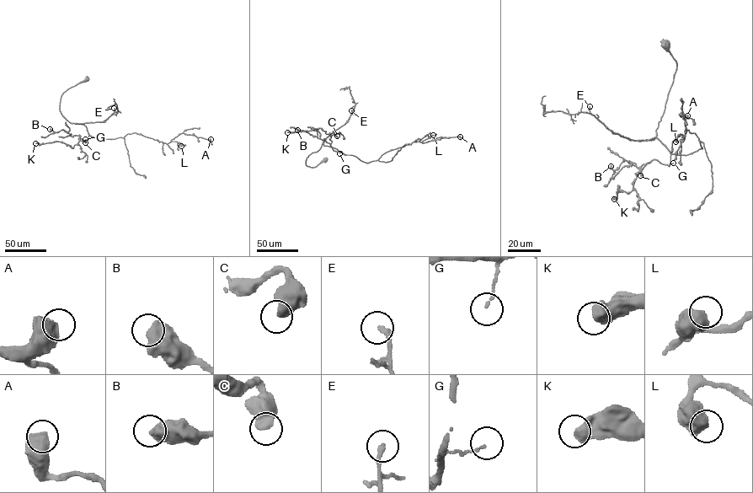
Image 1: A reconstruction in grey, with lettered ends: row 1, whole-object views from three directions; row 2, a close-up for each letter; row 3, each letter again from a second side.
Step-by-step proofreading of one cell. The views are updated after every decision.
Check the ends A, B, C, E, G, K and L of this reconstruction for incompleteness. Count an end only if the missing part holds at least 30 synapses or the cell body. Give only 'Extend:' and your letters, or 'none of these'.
Extend: none of these

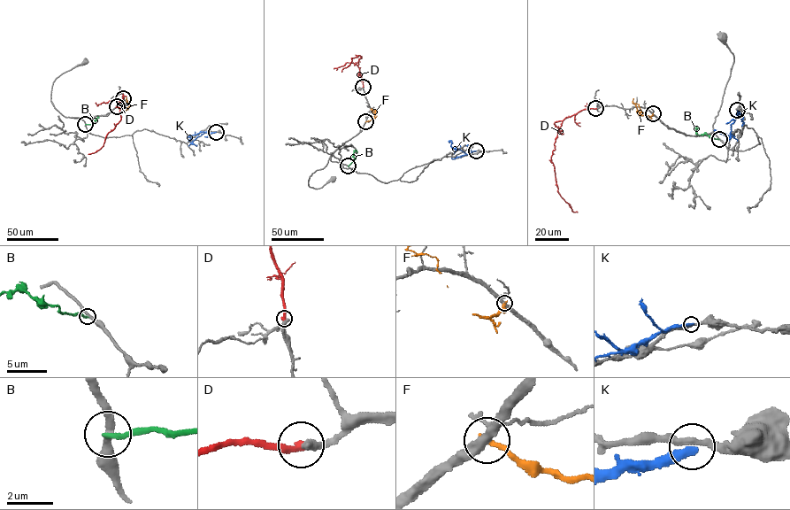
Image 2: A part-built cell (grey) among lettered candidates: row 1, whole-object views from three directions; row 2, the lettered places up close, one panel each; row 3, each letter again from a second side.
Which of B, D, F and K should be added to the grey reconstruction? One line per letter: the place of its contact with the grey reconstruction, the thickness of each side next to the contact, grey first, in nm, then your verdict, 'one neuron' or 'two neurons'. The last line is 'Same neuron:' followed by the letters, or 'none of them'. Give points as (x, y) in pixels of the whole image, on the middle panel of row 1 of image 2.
B: contact (348, 166); calibres 280 and 200 nm; two neurons
D: contact (363, 87); calibres 400 and 360 nm; one neuron
F: contact (365, 121); calibres 320 and 220 nm; two neurons
K: contact (476, 150); calibres 280 and 320 nm; two neurons
Same neuron: D

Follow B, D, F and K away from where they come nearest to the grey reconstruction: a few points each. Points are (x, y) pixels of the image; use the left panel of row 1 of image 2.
B: (85, 124), (92, 123), (98, 118)
D: (122, 98), (119, 107), (120, 119), (108, 133), (103, 145), (88, 154)
F: (117, 106), (127, 108), (126, 96)
K: (215, 132), (203, 133), (192, 142), (187, 137)

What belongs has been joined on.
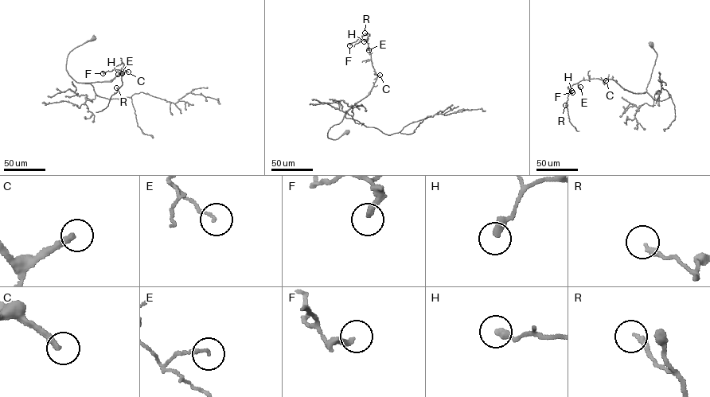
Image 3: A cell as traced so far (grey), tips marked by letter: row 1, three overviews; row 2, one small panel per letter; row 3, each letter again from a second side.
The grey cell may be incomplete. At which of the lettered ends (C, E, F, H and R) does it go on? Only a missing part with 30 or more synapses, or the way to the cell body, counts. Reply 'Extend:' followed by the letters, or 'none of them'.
Extend: C

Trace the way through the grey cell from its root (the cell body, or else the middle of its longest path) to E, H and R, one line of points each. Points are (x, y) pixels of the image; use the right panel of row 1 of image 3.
E: (650, 44), (657, 55), (645, 93), (630, 91), (608, 79), (583, 79), (578, 83), (580, 87)
H: (650, 44), (657, 55), (645, 93), (633, 92), (612, 79), (598, 79), (581, 80), (571, 86), (571, 91)
R: (650, 44), (657, 55), (645, 93), (630, 91), (612, 79), (583, 79), (571, 86), (567, 107), (565, 105)

